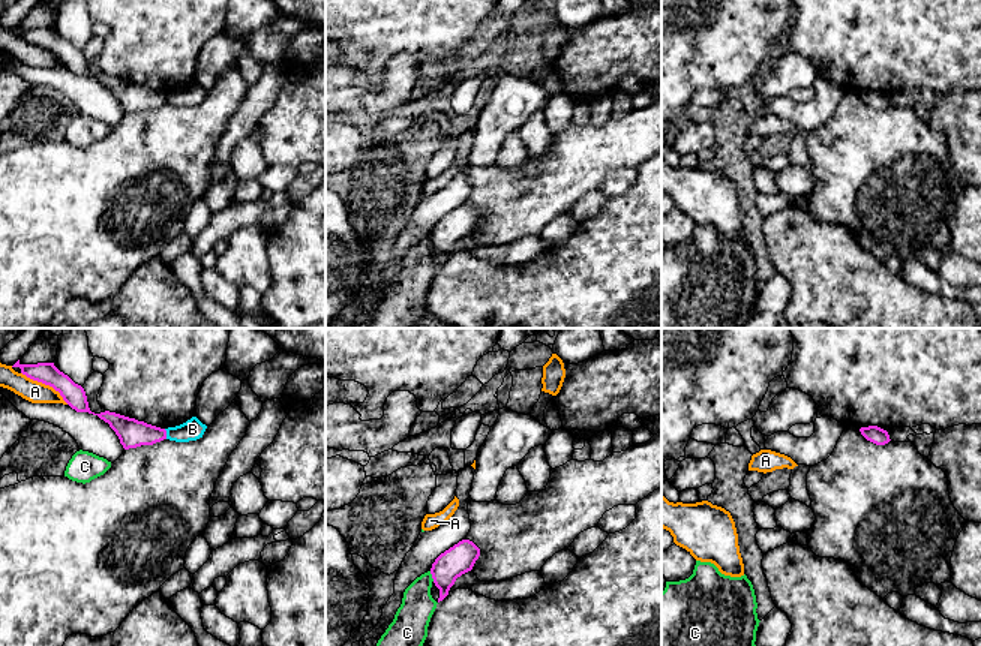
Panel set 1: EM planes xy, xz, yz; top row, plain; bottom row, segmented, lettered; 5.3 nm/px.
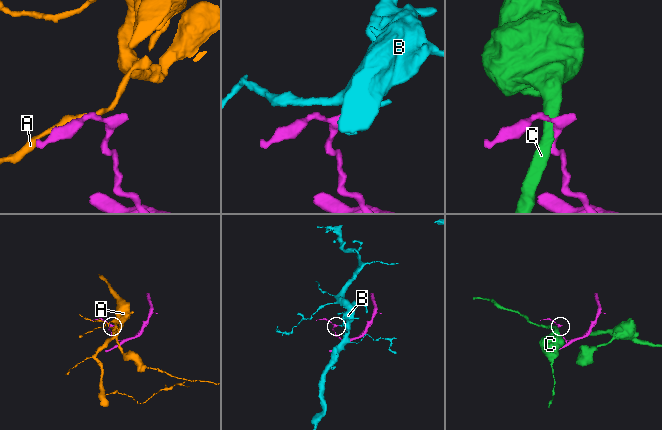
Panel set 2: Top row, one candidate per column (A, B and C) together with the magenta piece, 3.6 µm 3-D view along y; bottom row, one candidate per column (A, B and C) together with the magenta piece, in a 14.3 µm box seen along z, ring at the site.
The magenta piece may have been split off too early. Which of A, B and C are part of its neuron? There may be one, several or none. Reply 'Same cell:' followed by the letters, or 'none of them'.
Same cell: none of them

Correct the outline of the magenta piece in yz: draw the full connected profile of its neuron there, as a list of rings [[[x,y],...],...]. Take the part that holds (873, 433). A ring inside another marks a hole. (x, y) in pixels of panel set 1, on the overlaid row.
[[[878,426],[861,427],[860,432],[867,441],[876,445],[885,445],[891,441],[888,432]]]

